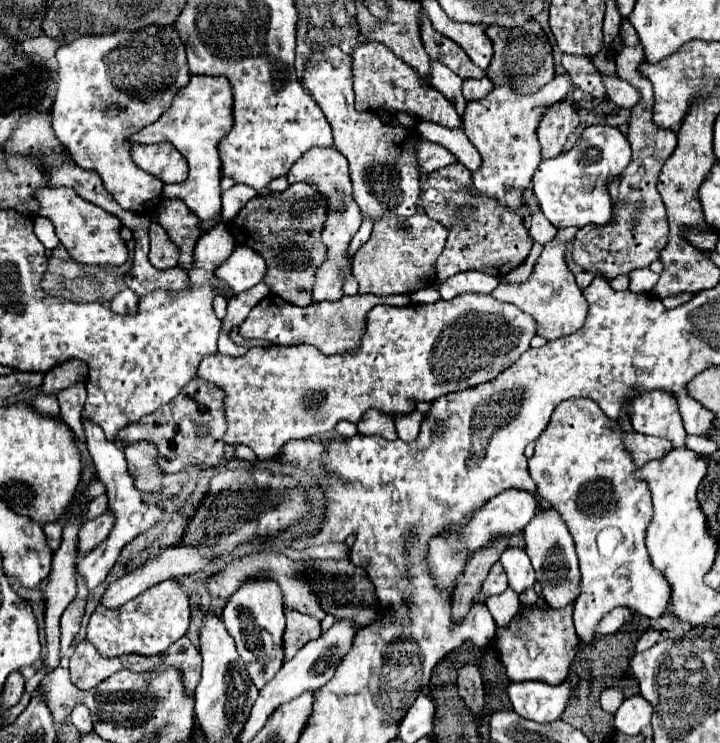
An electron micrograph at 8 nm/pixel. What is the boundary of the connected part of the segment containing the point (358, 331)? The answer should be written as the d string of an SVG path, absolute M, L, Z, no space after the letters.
M409 294L401 296L343 296L337 302L319 302L317 306L299 308L289 304L287 300L281 300L281 296L267 296L261 300L245 318L245 322L239 326L241 336L245 338L265 338L279 346L291 346L295 344L313 344L323 354L341 354L351 352L359 344L363 332L365 332L365 316L375 304L397 304L407 306L411 302Z

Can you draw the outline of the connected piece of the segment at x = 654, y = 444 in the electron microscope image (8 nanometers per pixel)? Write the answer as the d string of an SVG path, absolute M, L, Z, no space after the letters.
M637 432L623 436L623 440L629 446L629 452L633 452L633 456L639 460L639 466L653 460L653 458L661 458L663 454L667 454L673 448L671 442L665 440L665 438L643 436L643 434L637 434Z

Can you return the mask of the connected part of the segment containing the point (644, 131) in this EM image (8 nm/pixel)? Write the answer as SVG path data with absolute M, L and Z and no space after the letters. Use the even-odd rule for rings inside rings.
M637 42L635 46L625 46L617 54L615 62L617 62L619 78L627 80L641 92L641 102L637 104L637 108L631 110L629 134L627 134L631 150L633 150L633 162L621 174L621 178L609 184L609 192L613 200L613 220L605 228L595 228L593 238L591 238L591 226L581 228L573 244L573 260L579 266L583 266L583 270L595 272L595 276L605 276L605 278L629 274L635 268L647 268L653 260L659 258L661 250L667 246L669 222L667 222L663 200L657 192L657 178L665 160L673 154L677 146L677 134L673 130L659 128L653 122L653 102L655 102L653 84L639 70L639 66L645 62L645 50L641 42ZM615 186L619 186L617 198L615 198Z

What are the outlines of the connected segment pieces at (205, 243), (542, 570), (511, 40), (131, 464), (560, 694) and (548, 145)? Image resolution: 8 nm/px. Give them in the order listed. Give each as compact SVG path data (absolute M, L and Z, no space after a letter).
M217 224L203 235L205 236L200 237L201 239L197 241L195 250L193 250L193 266L191 266L189 278L191 278L191 282L213 282L213 284L217 284L217 280L213 280L213 268L215 268L215 264L219 264L221 260L227 260L231 256L231 252L235 250L235 238L225 224Z
M555 508L539 510L531 518L531 522L525 526L523 536L525 536L525 550L531 558L537 580L539 580L539 576L547 576L541 580L545 602L553 608L563 608L569 602L575 602L577 592L579 592L581 574L579 574L579 566L577 566L577 554L575 554L573 538L569 534L567 524L561 518L561 514Z
M529 20L521 28L501 28L501 26L489 26L487 36L491 38L495 46L495 54L489 66L487 76L497 86L511 86L517 92L533 94L541 90L547 82L555 78L555 64L553 64L553 48L549 44L547 34L539 26L537 20Z
M135 442L123 446L127 458L127 470L137 490L155 492L163 486L163 472L157 464L157 446L151 442Z
M575 678L565 680L559 686L551 686L539 680L511 682L507 694L513 704L513 710L519 716L535 722L553 722L563 714L565 704L571 696L571 688L575 684Z
M555 102L545 108L539 124L537 138L543 158L553 158L563 152L571 132L579 126L579 112L573 102Z

